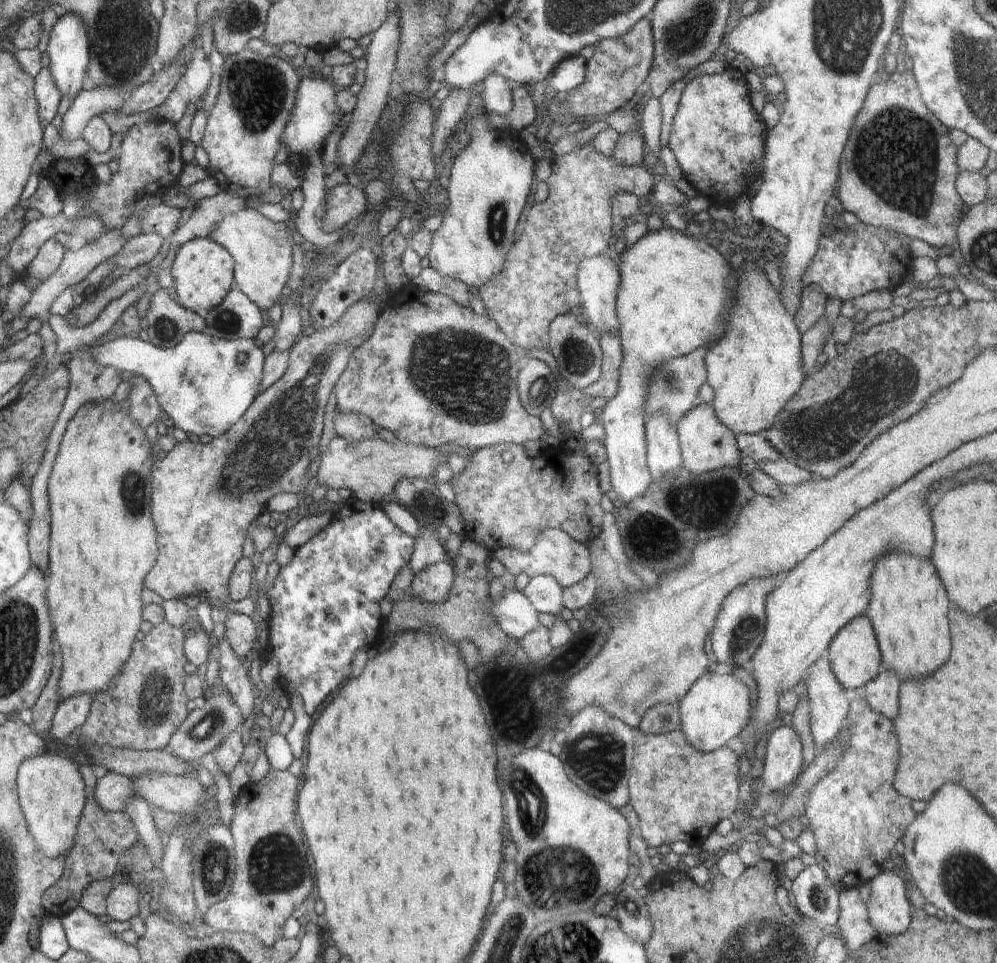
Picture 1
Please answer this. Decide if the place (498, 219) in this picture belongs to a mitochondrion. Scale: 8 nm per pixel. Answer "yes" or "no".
yes

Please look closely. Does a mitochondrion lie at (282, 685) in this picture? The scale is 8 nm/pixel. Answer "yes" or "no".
no

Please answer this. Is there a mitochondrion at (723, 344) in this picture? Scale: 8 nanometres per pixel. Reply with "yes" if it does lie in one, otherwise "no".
no

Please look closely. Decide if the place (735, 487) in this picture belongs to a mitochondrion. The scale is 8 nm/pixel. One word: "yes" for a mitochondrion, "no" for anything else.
yes

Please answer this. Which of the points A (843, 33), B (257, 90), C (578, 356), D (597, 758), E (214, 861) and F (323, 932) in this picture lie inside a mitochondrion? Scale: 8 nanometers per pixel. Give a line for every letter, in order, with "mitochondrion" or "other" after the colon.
A: mitochondrion
B: mitochondrion
C: mitochondrion
D: mitochondrion
E: mitochondrion
F: other

